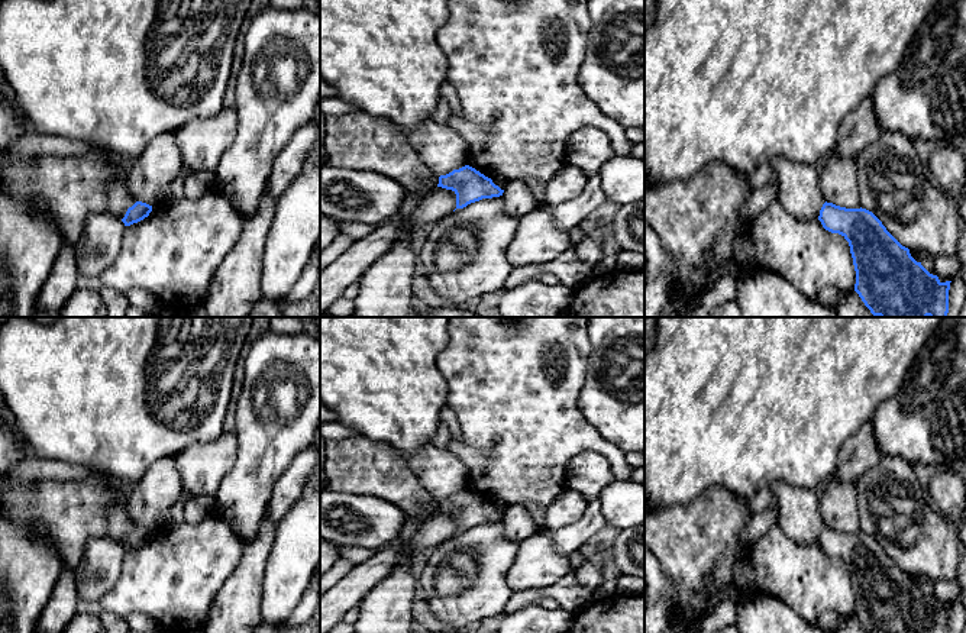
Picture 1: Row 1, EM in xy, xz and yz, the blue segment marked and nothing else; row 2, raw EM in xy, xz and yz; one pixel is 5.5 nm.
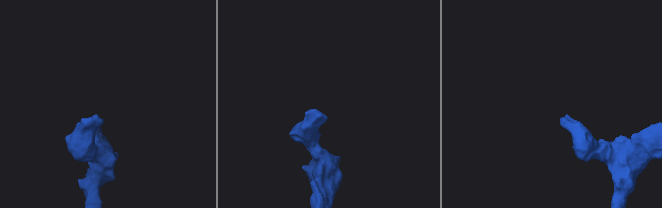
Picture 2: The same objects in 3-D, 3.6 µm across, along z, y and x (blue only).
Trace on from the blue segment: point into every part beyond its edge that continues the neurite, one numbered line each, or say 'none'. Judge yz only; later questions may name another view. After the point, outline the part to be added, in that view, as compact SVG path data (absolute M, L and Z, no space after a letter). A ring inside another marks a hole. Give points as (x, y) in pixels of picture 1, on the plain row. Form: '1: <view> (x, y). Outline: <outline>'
none

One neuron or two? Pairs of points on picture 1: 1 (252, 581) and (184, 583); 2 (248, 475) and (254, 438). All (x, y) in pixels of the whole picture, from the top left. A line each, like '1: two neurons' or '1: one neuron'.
1: two neurons
2: one neuron

